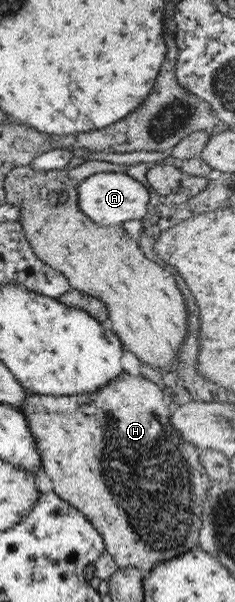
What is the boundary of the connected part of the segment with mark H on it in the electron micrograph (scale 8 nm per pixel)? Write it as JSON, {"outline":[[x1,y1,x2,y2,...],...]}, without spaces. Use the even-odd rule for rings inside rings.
{"outline":[[122,372,119,376,115,376,111,382,107,382,105,386,101,386,99,390,89,392,89,394,47,396,27,391,23,410,20,411,21,415,25,417,29,432,35,440,39,455,41,455,42,470,45,471,51,481,54,494,57,494,61,500,67,502,89,520,93,528,102,536,104,552,113,559,113,562,116,562,118,568,129,566,139,570,143,575,149,573,156,566,155,564,175,558,175,556,187,552,189,548,193,548,197,544,197,534,199,534,199,528,201,528,201,510,204,510,203,504,206,500,207,486,209,485,207,475,200,464,199,450,190,443,185,443,176,434,175,428,169,422,170,412,174,405,169,398,169,394,165,394,165,392,167,391,162,386,157,386,145,377,130,376]]}

